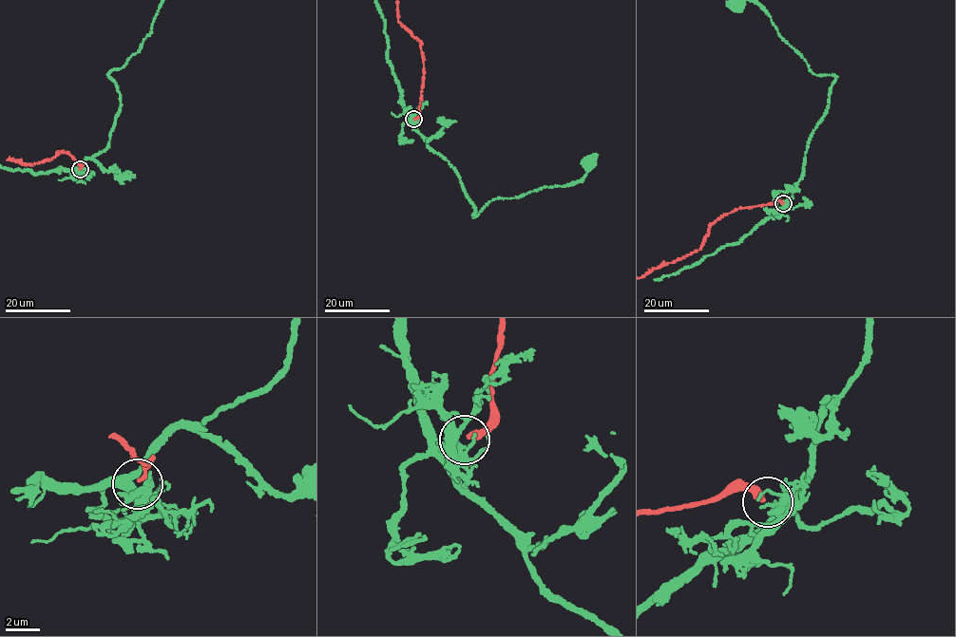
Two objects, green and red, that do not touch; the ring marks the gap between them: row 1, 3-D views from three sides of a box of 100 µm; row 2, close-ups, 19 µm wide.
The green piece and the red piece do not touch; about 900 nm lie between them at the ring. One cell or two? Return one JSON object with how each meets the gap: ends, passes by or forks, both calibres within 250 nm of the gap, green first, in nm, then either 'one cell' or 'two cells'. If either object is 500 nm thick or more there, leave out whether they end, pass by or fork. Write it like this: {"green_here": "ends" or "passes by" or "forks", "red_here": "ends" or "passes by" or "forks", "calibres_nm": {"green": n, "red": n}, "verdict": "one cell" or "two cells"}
{"green_here": "forks", "red_here": "ends", "calibres_nm": {"green": 320, "red": 320}, "verdict": "two cells"}

